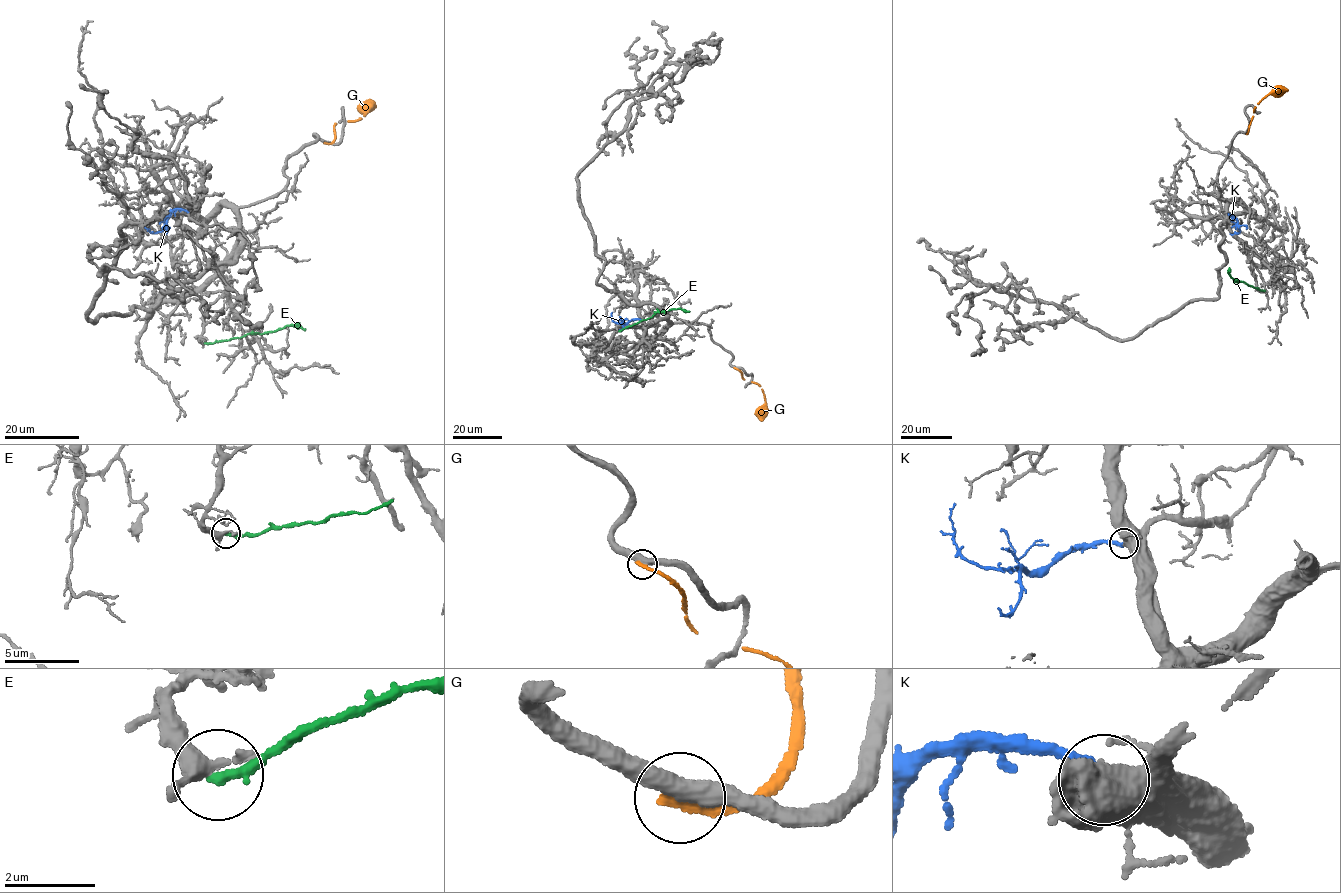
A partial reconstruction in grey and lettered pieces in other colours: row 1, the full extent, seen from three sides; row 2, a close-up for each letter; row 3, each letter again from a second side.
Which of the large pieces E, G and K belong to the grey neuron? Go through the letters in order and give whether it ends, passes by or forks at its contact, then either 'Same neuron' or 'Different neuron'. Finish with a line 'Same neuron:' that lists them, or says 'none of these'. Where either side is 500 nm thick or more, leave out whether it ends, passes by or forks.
E: It ends there. Different neuron
G: It ends there. Different neuron
K: It ends there. Same neuron
Same neuron: K

